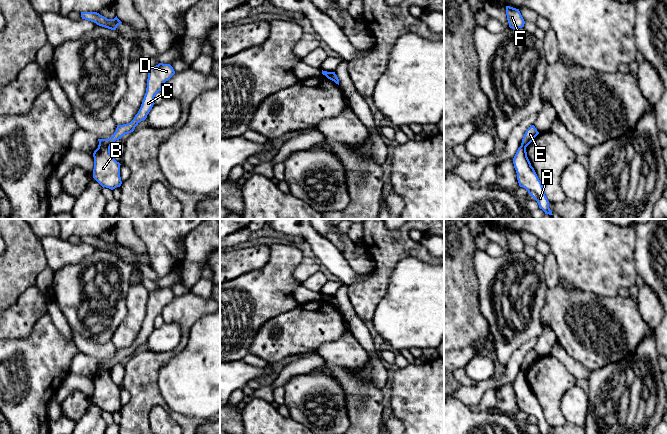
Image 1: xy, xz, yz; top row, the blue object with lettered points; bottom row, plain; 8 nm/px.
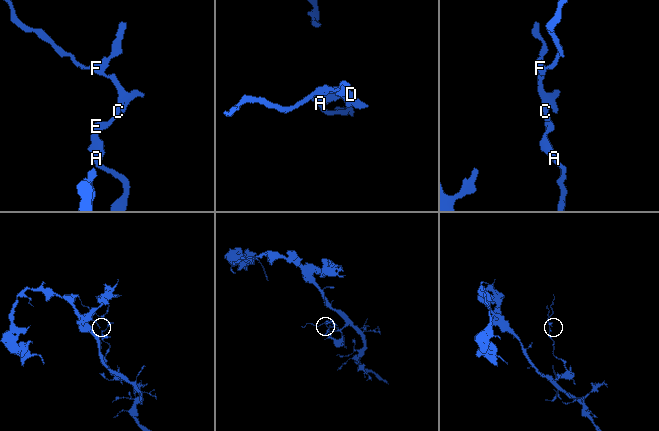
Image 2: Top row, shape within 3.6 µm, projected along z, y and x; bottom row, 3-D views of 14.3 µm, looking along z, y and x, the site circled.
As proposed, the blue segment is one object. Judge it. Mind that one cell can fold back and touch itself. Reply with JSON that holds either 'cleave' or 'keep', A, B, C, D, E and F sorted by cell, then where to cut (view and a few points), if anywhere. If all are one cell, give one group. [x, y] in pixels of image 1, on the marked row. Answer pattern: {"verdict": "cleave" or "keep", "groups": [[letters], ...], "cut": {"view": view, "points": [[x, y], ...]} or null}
{"verdict": "cleave", "groups": [["A", "B"], ["C", "D", "E", "F"]], "cut": {"view": "xy", "points": [[99, 143], [109, 148]]}}

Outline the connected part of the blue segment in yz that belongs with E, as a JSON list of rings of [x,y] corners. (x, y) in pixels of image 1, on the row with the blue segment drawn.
[[[534,125],[530,126],[526,130],[526,132],[523,136],[521,145],[523,145],[524,147],[527,147],[538,134],[539,134],[539,132],[535,128],[535,126]]]

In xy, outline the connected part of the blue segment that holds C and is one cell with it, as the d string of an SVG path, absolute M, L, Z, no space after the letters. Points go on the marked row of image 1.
M159 63L158 65L150 68L147 79L146 93L141 107L134 119L130 123L117 125L113 136L108 139L98 139L99 144L110 148L116 140L121 139L121 137L125 134L133 132L138 123L147 118L147 115L155 104L155 95L162 90L164 83L168 81L174 74L175 71L170 64Z

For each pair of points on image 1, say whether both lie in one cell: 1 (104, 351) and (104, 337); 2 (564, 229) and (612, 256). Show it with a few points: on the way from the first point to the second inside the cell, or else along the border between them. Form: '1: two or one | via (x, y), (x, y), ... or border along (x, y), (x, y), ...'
1: two | border along (81, 336), (101, 343), (110, 341)
2: one | via (576, 234), (600, 256)

